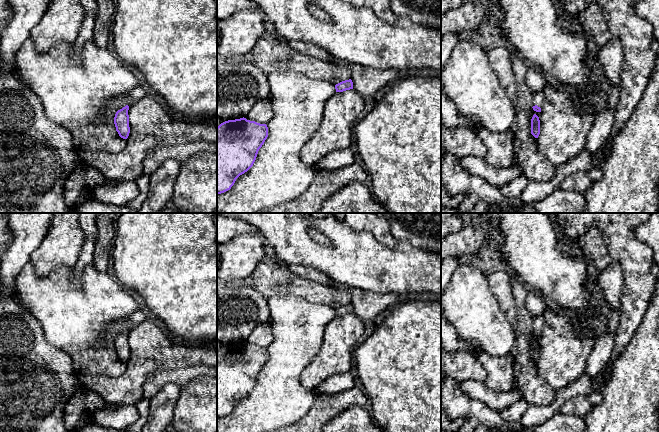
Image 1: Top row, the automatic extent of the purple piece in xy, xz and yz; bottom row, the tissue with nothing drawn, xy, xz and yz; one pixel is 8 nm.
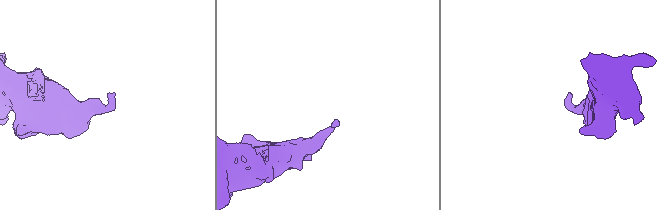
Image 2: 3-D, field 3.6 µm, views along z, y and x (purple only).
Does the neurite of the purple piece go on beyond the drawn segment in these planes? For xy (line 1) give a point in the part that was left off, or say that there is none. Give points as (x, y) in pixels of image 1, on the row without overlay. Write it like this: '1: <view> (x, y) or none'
1: none

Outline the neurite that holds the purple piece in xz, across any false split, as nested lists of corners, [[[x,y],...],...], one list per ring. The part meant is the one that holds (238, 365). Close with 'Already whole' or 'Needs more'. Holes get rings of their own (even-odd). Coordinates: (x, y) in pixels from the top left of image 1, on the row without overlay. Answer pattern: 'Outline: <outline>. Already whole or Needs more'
Outline: [[[245,341],[228,345],[217,342],[217,419],[230,414],[236,403],[253,390],[267,361],[266,348]]]. Needs more

